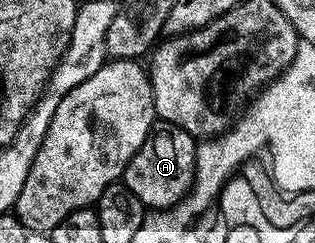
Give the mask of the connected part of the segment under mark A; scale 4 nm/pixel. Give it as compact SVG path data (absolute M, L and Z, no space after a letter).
M156 122L139 152L127 163L121 181L133 189L133 193L137 193L144 208L165 211L169 207L176 207L195 182L196 150L196 136L185 133L185 129L172 123Z

